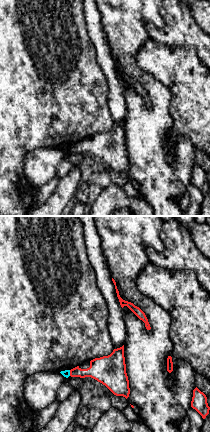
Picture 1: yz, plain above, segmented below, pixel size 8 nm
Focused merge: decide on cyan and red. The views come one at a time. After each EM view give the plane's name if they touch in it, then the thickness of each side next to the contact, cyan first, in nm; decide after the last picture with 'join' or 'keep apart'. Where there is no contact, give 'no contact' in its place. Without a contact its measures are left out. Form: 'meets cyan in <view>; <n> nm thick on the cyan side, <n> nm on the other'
meets cyan in yz; 60 nm thick on the cyan side, 170 nm on the other

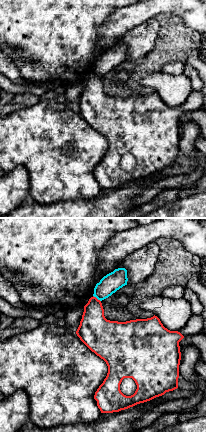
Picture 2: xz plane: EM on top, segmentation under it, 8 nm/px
meets cyan in xz; 160 nm thick on the cyan side, 260 nm on the other

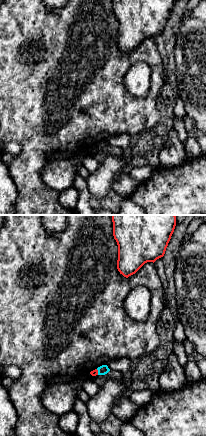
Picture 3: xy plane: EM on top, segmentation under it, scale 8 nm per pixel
meets cyan in xy; 80 nm thick on the cyan side, 50 nm on the other

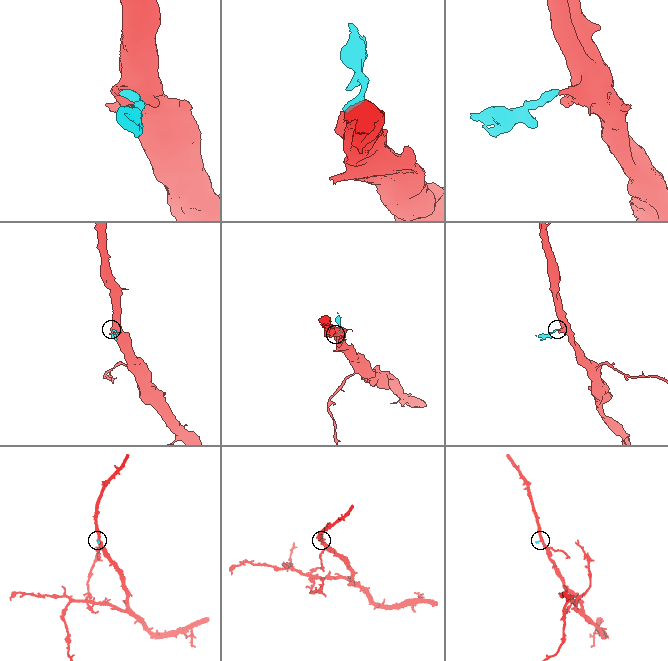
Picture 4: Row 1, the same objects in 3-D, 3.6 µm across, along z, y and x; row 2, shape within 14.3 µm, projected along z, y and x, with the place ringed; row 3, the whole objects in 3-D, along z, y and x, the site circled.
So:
keep apart

